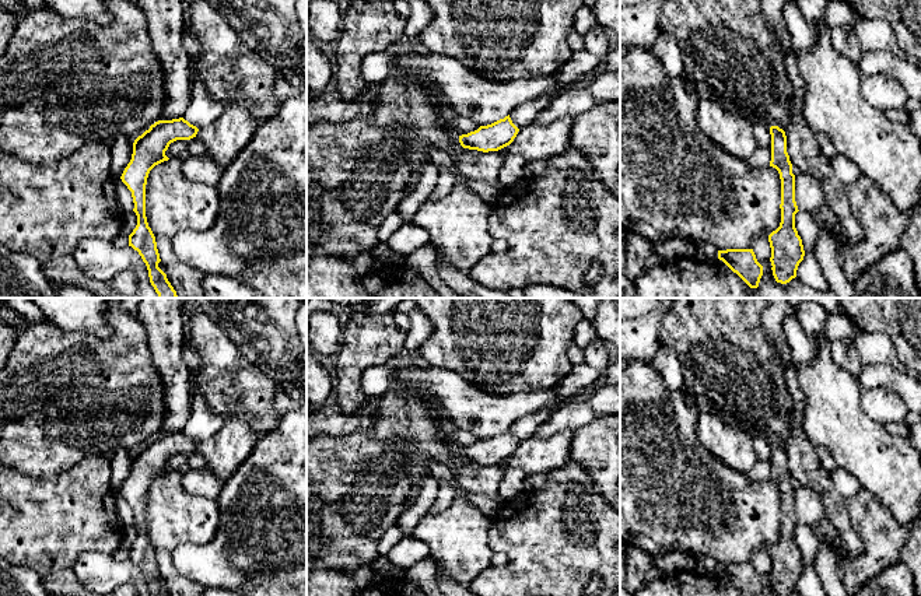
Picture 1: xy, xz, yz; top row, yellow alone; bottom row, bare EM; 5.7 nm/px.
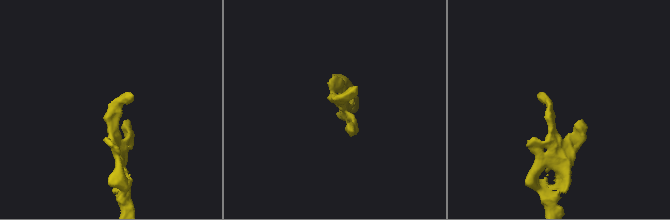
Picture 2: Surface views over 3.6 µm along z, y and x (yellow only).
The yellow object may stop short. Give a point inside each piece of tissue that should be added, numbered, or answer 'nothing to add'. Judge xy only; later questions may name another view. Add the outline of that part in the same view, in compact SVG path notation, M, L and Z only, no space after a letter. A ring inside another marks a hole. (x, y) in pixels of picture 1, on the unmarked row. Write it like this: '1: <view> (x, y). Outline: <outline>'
nothing to add

